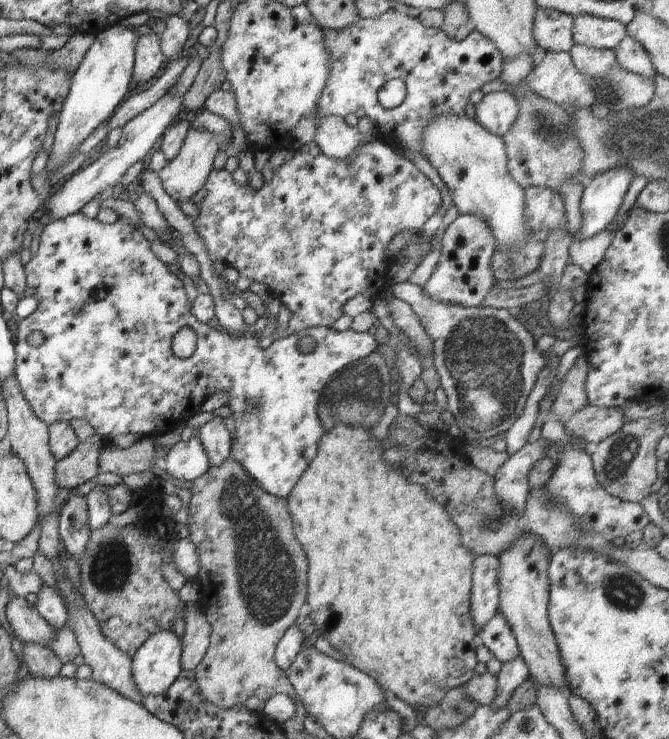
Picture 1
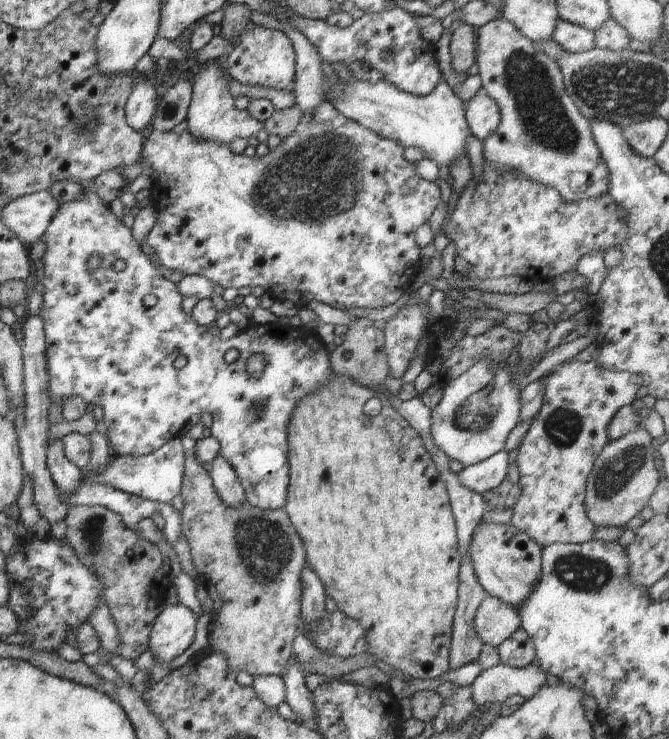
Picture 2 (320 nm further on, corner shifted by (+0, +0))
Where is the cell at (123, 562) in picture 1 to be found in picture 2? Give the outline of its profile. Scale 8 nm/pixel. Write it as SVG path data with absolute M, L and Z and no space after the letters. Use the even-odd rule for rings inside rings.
M69 506L65 520L68 528L64 542L104 586L105 604L118 630L118 655L134 662L150 649L152 626L166 607L168 590L173 586L173 579L164 572L162 552L104 506Z

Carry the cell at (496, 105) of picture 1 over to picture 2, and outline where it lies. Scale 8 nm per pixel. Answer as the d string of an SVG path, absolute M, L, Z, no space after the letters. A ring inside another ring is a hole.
M483 87L468 102L466 115L470 132L483 141L496 132L501 120L498 104L488 96Z

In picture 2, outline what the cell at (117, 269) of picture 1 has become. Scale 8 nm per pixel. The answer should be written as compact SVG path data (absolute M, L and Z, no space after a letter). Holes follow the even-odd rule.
M87 182L88 186L86 192L76 200L72 202L60 203L56 216L52 218L52 222L49 223L48 229L42 239L40 240L46 244L46 250L42 257L44 264L44 276L39 282L43 286L42 292L39 294L43 298L42 308L38 314L40 320L42 320L44 328L44 338L46 340L46 366L48 366L48 400L50 404L60 404L64 406L64 400L72 398L72 396L78 396L78 398L84 400L86 404L93 408L94 406L100 406L104 410L103 422L109 432L109 442L112 443L115 456L127 455L127 456L145 456L151 454L161 448L168 440L180 435L185 426L189 423L189 419L194 414L204 414L205 412L212 416L212 437L218 440L220 446L220 454L224 456L224 460L228 460L228 464L234 468L234 472L240 480L240 485L244 490L246 500L252 506L256 508L262 508L262 510L279 510L284 509L287 498L287 487L289 484L289 472L290 466L288 462L288 432L285 432L288 428L288 422L296 404L304 402L308 395L316 394L324 384L328 384L328 378L332 376L333 369L330 364L331 347L328 347L318 336L315 328L308 328L308 326L291 327L289 324L283 324L279 321L272 324L254 325L251 328L244 331L238 331L237 334L223 340L219 336L212 334L208 327L202 327L196 324L191 314L184 312L182 308L182 302L184 296L178 292L178 286L173 284L169 280L166 280L165 276L160 272L159 268L156 268L154 264L148 260L147 250L142 244L138 243L132 235L132 230L123 224L122 220L116 218L111 212L109 205L104 204L96 190L94 190L92 182ZM92 254L98 255L100 258L100 265L92 273L88 267L89 258ZM117 260L124 260L126 268L122 272L116 272L113 264ZM148 294L156 296L157 302L152 307L146 307L143 304L143 299ZM230 349L236 349L239 352L239 357L232 363L228 364L224 360L224 355ZM254 354L260 354L264 360L266 360L266 368L262 372L260 378L252 378L246 370L246 360ZM179 356L185 356L188 359L188 363L184 368L177 370L174 368L174 361ZM252 406L258 406L260 412L254 416L252 414Z

